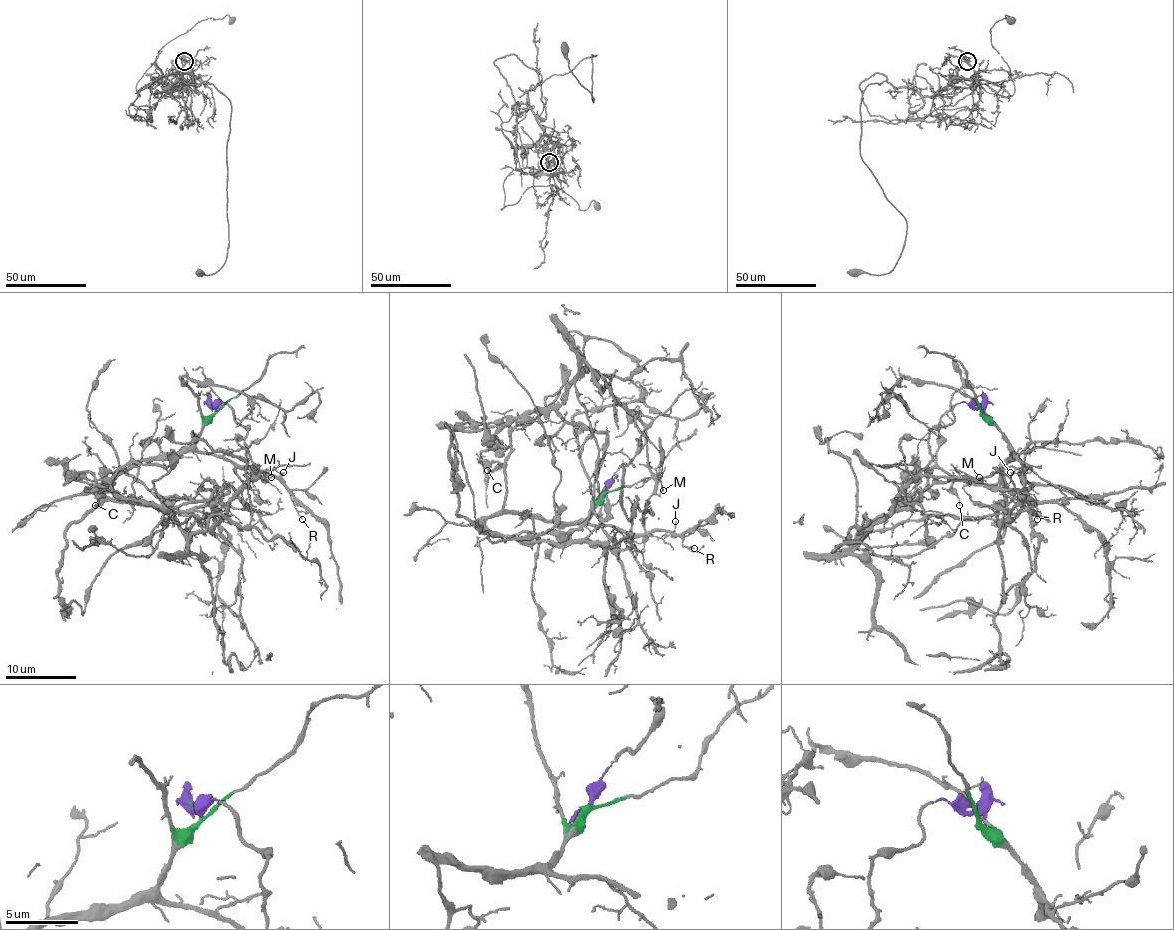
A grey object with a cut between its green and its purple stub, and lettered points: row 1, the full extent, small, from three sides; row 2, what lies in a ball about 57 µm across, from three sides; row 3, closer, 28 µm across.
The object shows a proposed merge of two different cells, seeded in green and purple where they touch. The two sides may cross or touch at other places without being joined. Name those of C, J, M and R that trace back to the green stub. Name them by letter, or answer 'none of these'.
C, J, R

